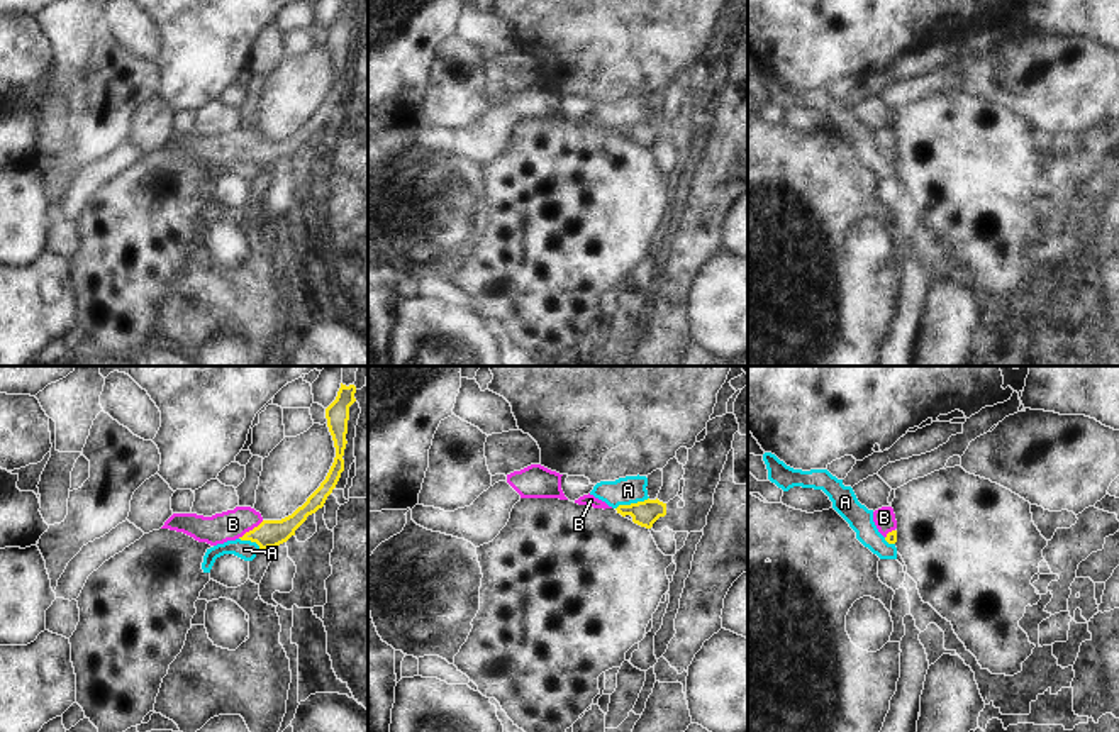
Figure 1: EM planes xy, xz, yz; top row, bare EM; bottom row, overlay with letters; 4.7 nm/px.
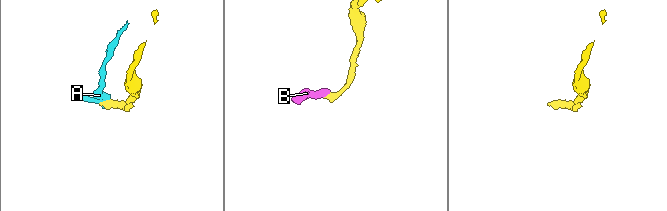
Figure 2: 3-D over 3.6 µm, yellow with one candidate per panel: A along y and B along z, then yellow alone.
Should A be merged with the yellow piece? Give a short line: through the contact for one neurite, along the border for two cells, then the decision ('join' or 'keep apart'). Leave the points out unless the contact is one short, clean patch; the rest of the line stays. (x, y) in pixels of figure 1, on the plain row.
line xz (648, 117), (621, 124), (616, 129); keep apart

